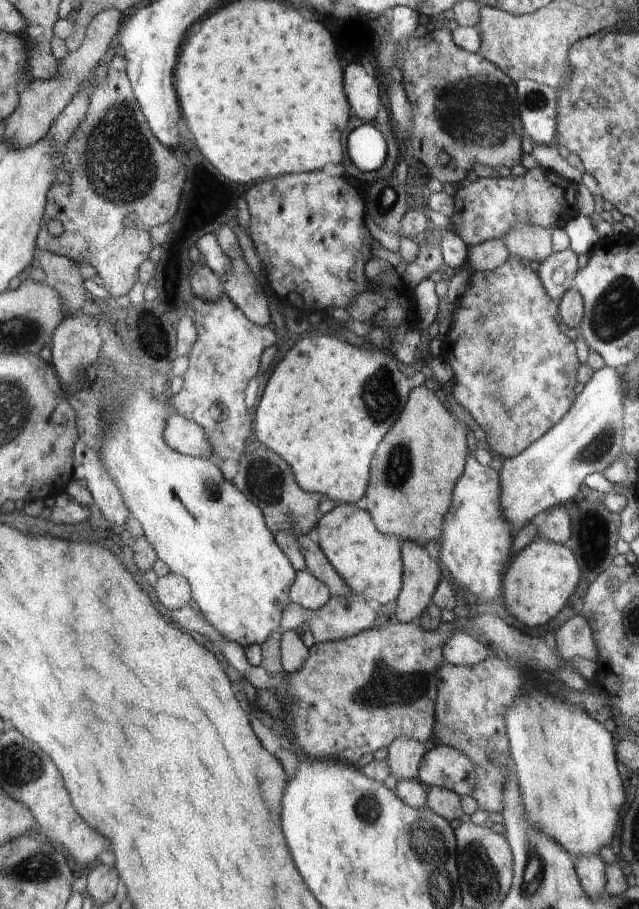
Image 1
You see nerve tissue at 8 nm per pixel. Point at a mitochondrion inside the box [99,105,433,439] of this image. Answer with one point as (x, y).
(153, 337)

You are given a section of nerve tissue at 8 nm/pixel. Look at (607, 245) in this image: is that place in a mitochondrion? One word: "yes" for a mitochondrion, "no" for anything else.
no

